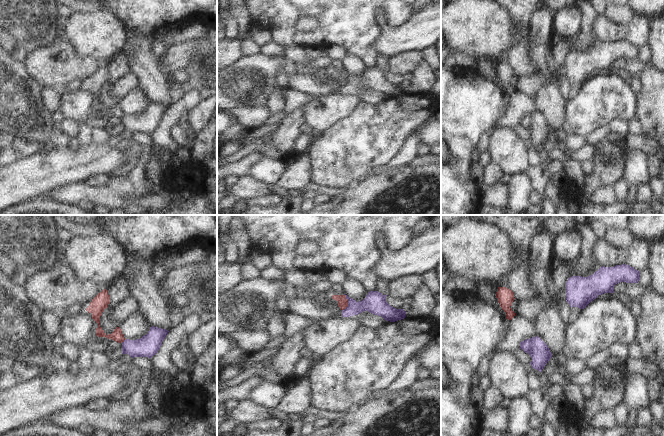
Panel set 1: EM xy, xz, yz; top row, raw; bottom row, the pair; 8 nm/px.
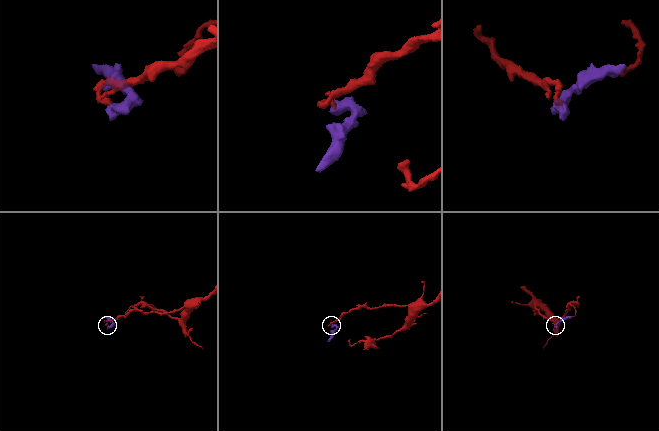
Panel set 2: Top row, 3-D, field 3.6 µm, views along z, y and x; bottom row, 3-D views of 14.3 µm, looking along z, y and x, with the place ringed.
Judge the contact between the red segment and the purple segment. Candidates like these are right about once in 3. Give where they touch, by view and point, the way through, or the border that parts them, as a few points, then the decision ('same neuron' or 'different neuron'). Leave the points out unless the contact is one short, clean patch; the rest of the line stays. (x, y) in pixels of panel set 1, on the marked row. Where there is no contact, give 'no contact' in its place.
meets red in xz at (347, 303); border along xz (344, 294), (347, 305), (341, 311); different neuron

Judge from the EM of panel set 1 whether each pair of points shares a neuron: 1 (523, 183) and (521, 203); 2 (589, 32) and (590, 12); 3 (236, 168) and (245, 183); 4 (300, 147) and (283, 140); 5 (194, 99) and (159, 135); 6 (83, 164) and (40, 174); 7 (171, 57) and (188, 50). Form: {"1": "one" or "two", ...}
{"1": "one", "2": "one", "3": "two", "4": "two", "5": "one", "6": "one", "7": "one"}

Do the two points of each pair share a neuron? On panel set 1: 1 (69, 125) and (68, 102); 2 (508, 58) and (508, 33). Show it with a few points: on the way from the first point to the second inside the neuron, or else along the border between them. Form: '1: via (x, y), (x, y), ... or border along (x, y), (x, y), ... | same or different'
1: border along (64, 116), (73, 119), (77, 123) | different
2: border along (528, 47), (514, 45), (495, 60) | different

